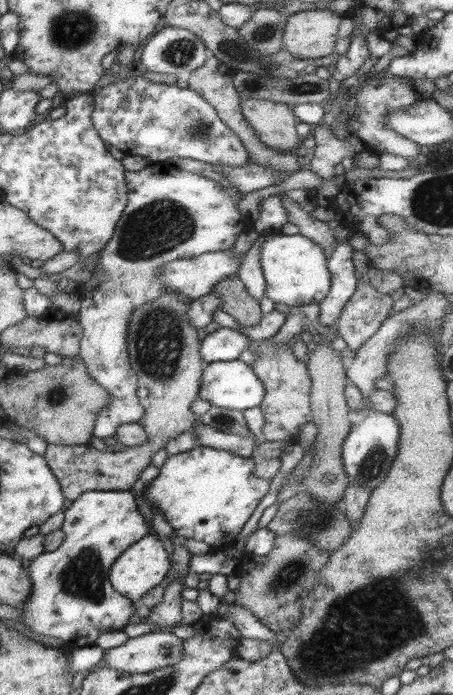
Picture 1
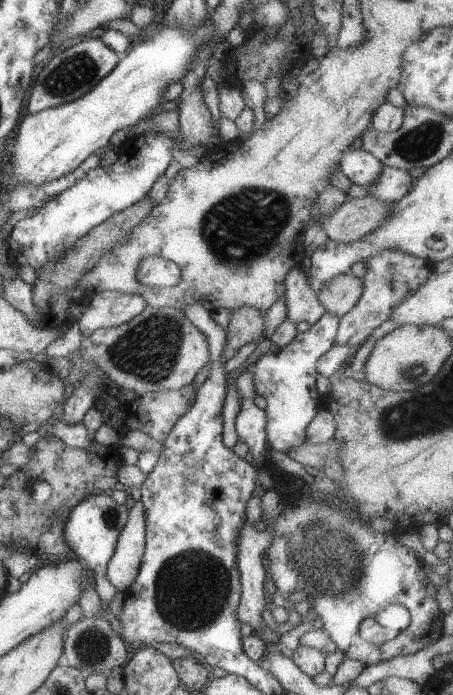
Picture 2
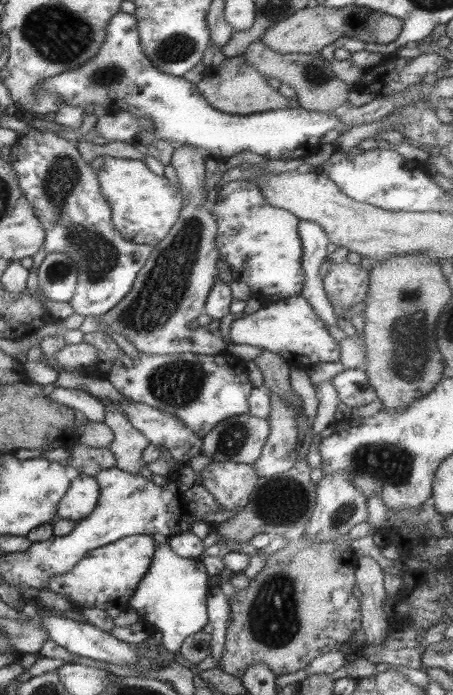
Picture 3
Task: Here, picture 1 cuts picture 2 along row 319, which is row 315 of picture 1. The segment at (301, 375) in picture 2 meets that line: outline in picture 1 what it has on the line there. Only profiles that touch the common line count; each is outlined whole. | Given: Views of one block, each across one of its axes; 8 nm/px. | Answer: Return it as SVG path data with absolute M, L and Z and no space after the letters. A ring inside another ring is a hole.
M338 241L334 250L328 255L327 267L331 274L331 286L328 294L326 294L326 298L322 302L319 302L320 316L318 316L323 325L332 326L332 324L335 324L340 314L342 314L346 302L350 300L357 288L356 267L354 267L354 261L352 261L354 252L355 249L346 241Z

